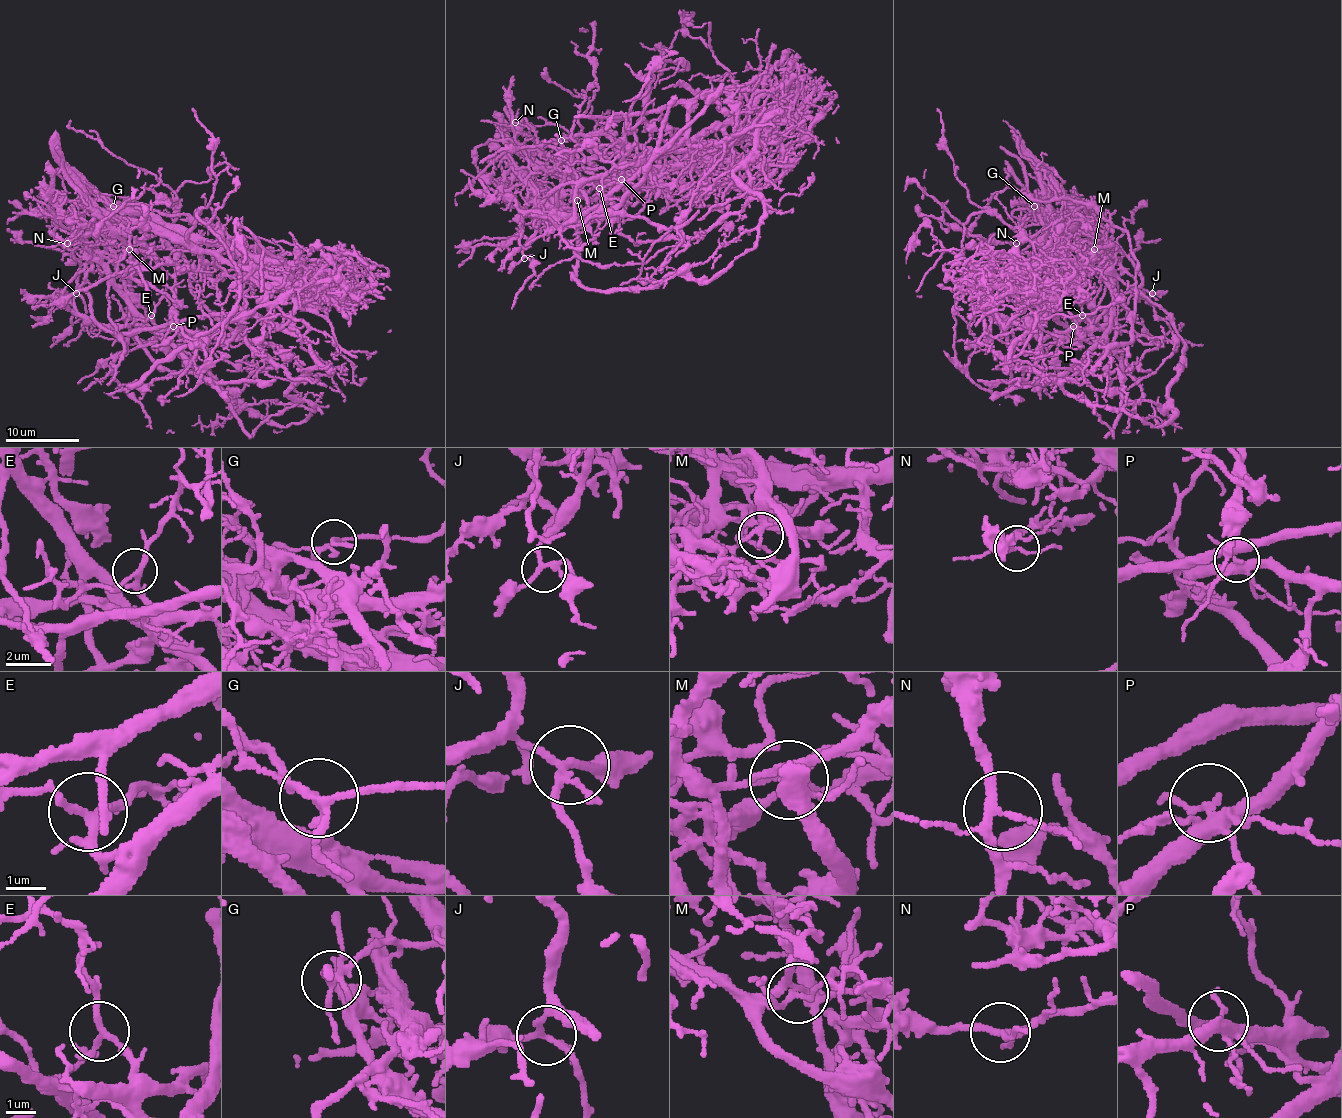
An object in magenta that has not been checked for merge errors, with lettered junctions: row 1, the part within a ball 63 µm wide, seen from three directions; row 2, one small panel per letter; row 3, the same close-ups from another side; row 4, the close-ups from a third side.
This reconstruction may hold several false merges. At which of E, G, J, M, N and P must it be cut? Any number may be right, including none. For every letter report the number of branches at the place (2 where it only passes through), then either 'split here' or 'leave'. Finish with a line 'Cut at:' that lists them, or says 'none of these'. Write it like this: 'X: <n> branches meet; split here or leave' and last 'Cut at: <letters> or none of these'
E: 4 branches meet; leave
G: 4 branches meet; split here
J: 4 branches meet; leave
M: 3 branches meet; split here
N: 4 branches meet; leave
P: 6 branches meet; split here
Cut at: G, M, P

